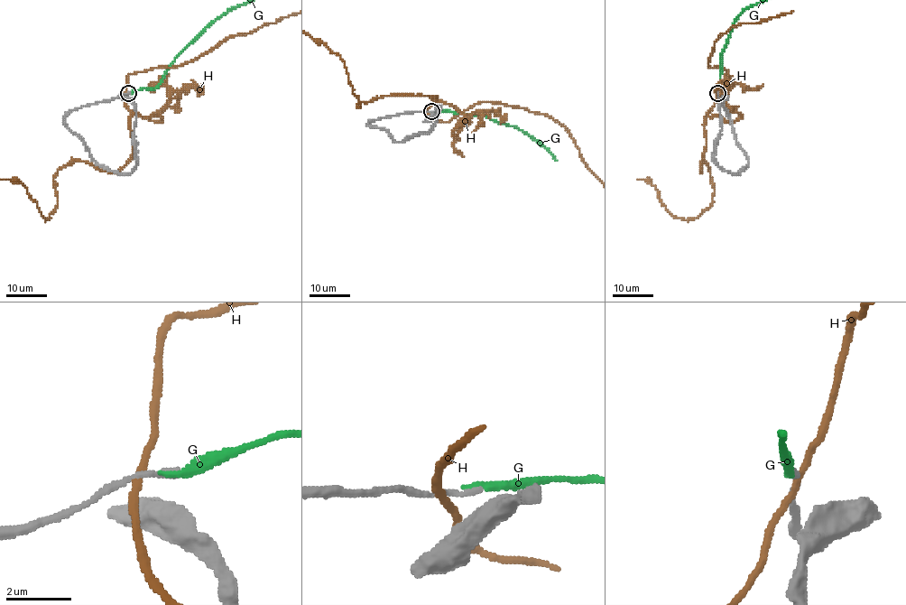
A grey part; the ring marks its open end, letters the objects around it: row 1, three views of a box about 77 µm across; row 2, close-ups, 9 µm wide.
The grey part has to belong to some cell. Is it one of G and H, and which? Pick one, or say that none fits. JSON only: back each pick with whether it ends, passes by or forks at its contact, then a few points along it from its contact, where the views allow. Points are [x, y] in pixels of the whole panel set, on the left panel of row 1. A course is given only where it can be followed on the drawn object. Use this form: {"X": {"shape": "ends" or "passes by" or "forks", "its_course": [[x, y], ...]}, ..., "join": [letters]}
{"G": {"shape": "ends"}, "join": ["G"]}

